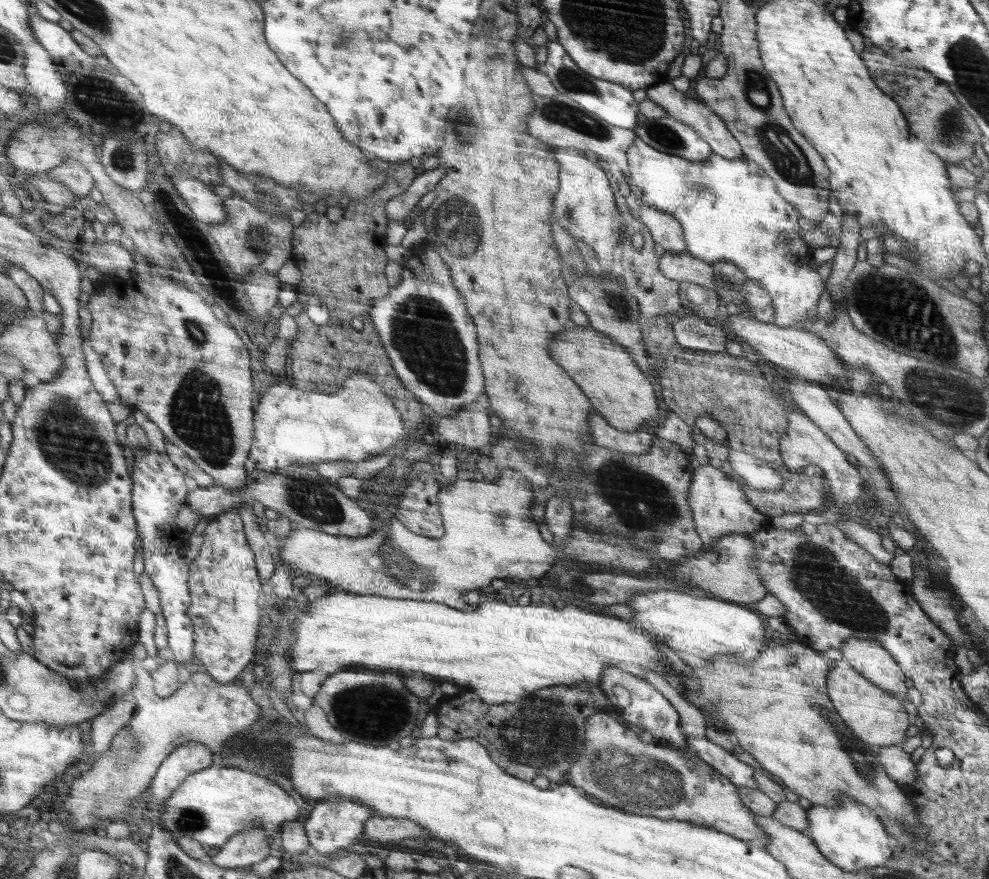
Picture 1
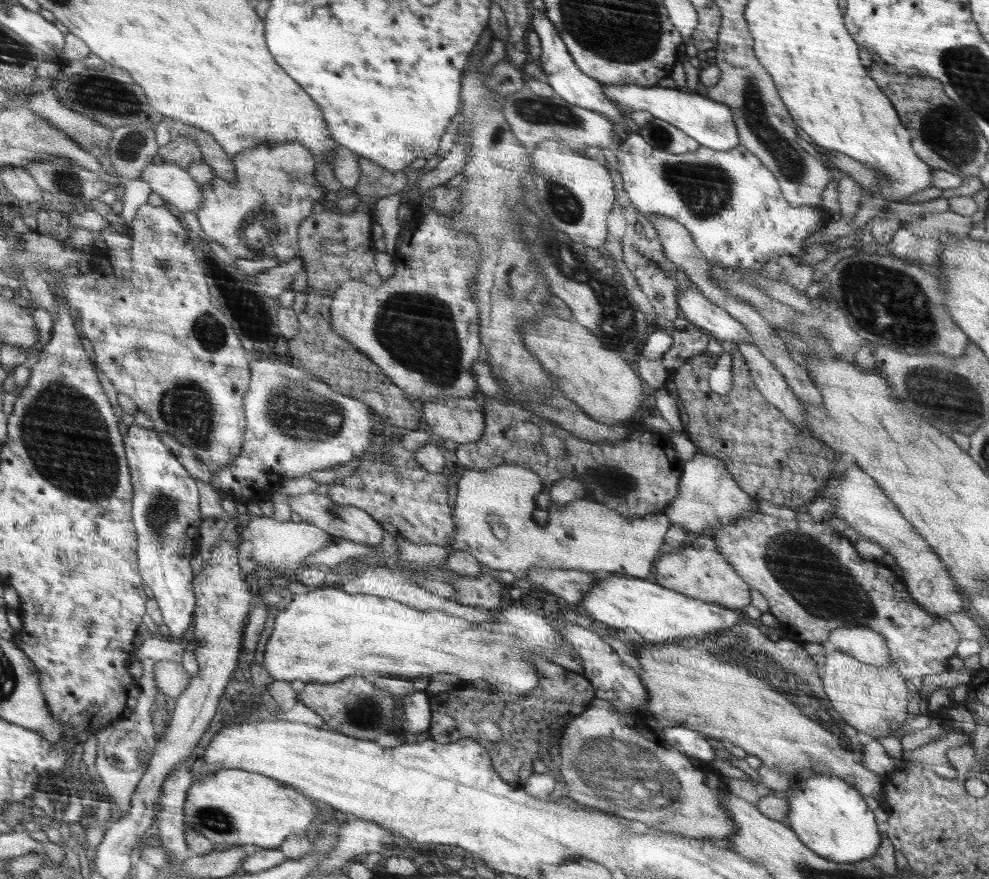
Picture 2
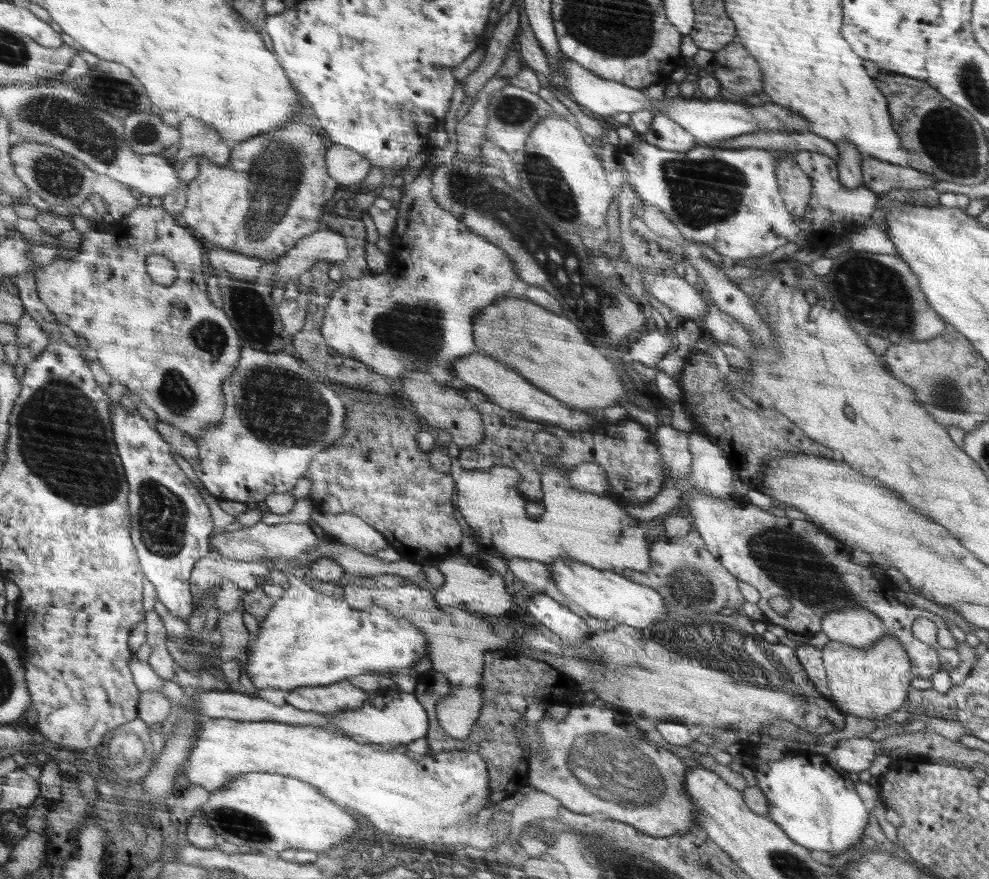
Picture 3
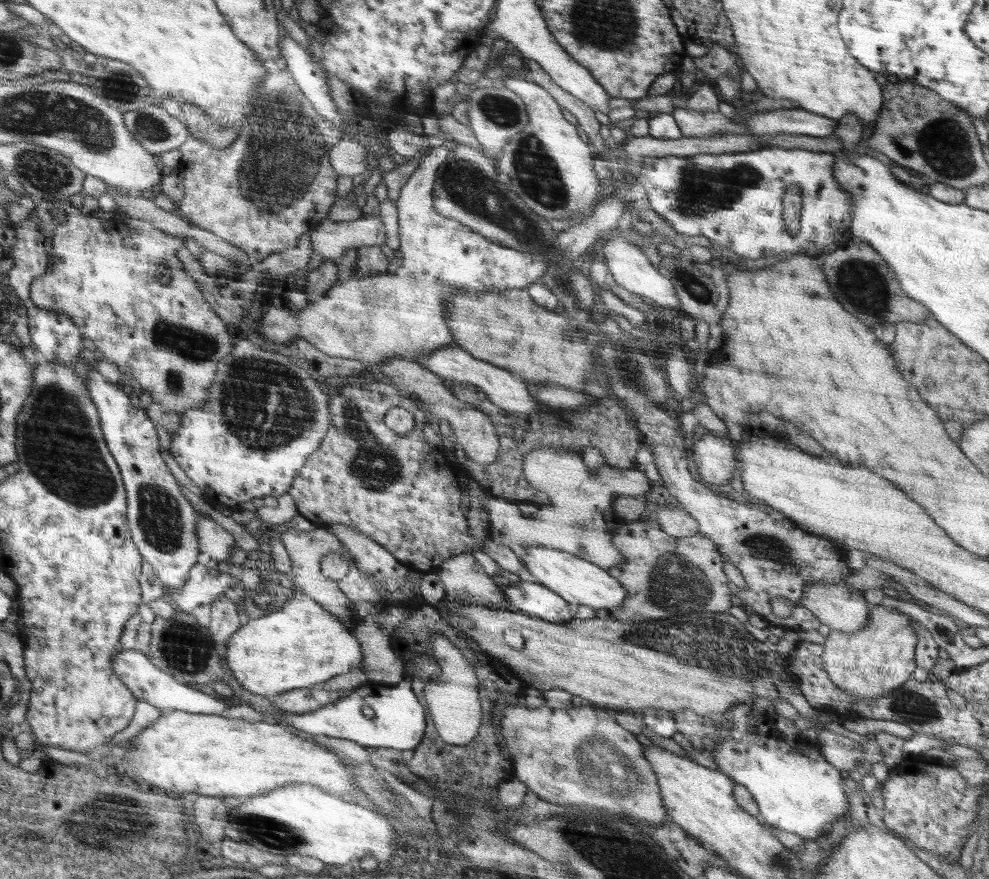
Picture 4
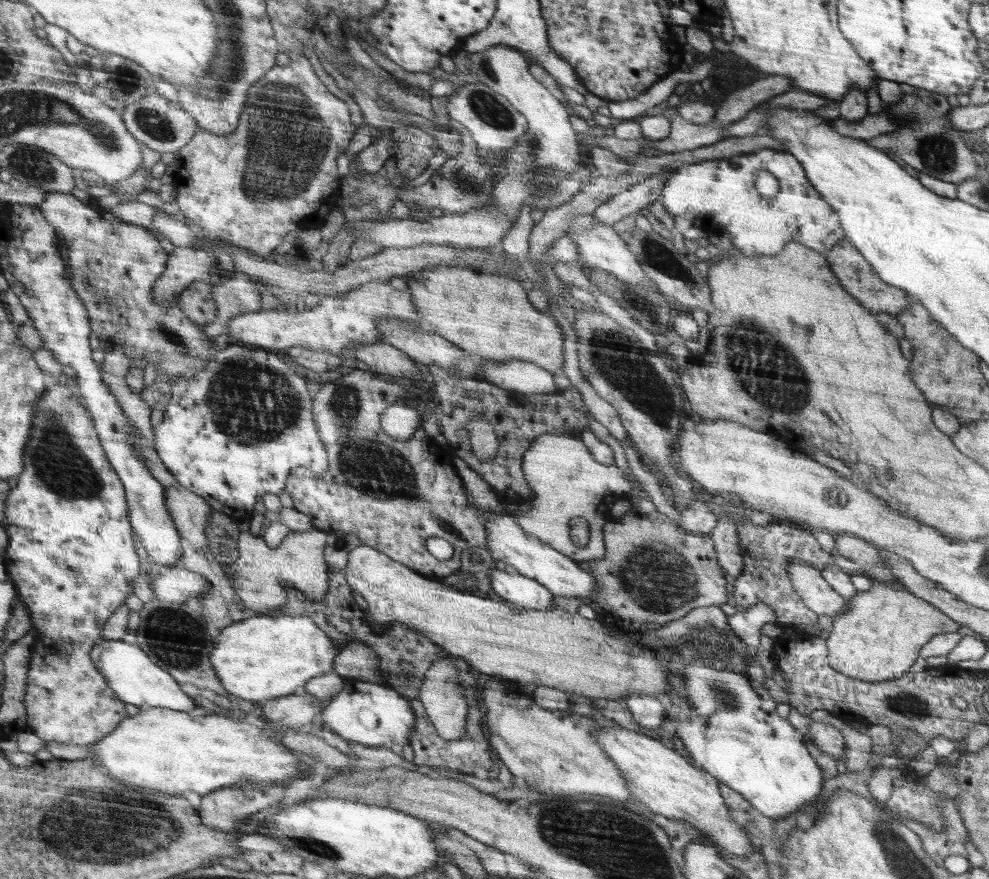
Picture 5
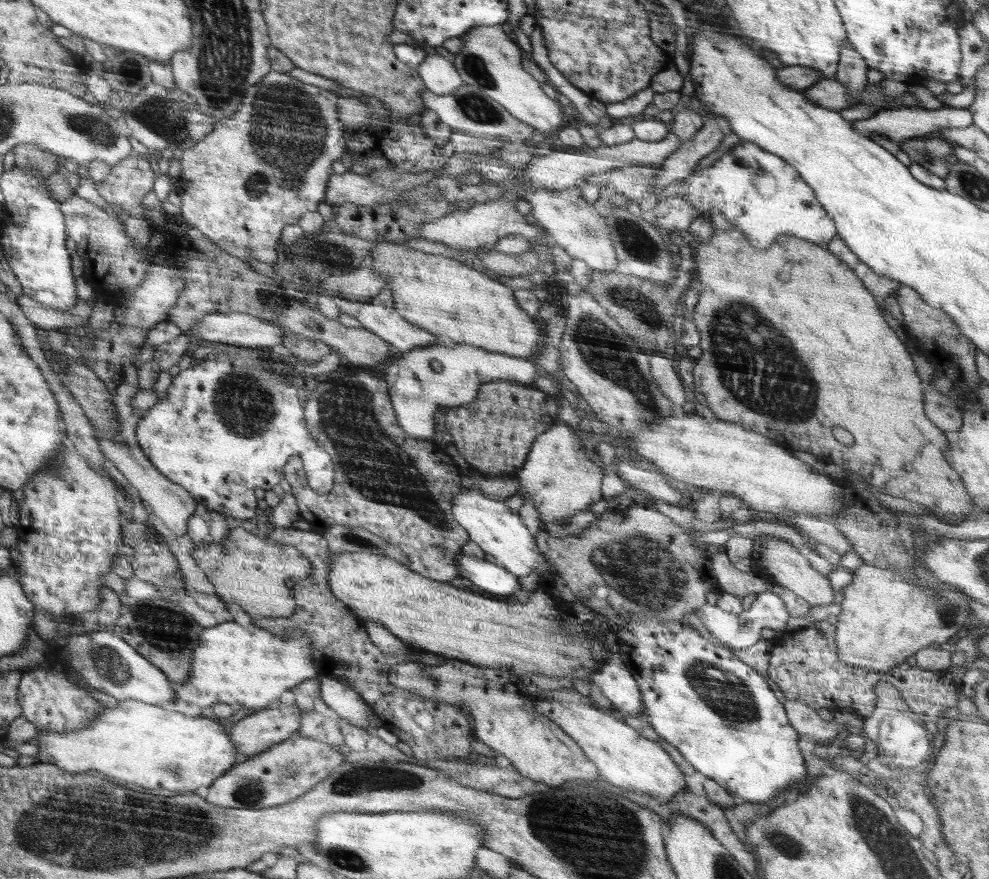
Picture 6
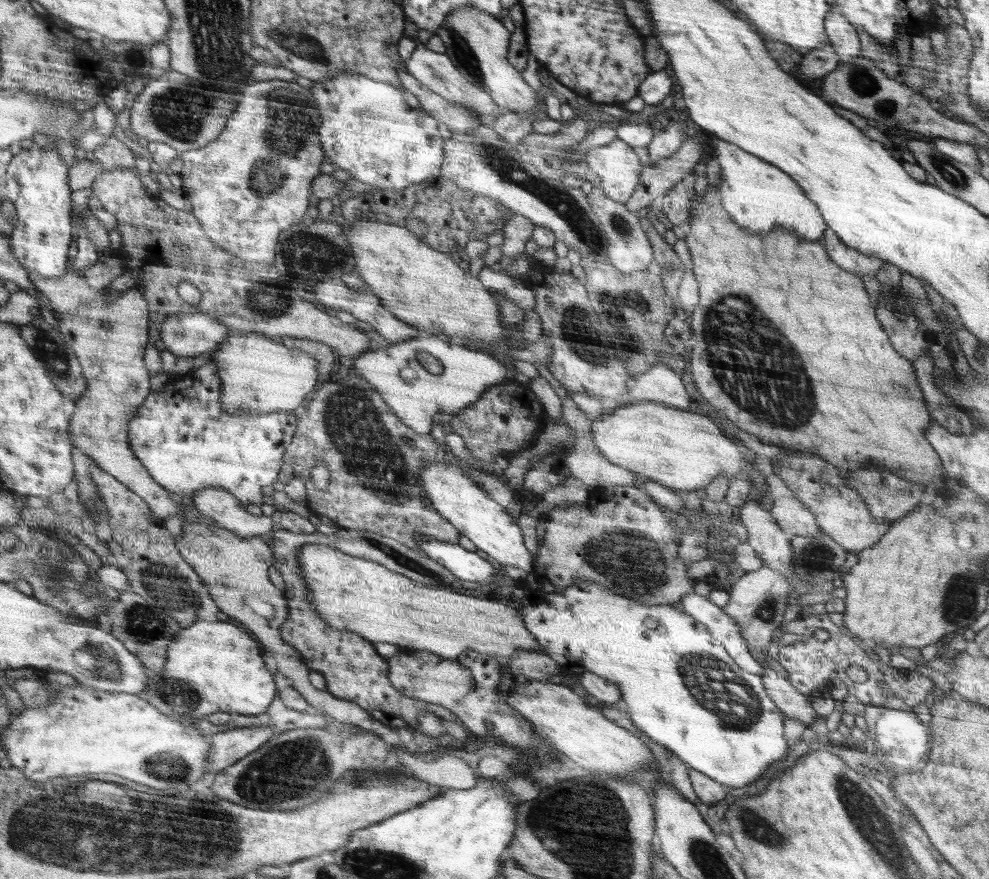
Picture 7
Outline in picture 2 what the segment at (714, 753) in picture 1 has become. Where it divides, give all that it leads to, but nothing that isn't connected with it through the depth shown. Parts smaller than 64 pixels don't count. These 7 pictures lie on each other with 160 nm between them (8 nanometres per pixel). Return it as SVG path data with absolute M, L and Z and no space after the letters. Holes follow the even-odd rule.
M673 726L663 729L662 740L676 750L684 754L691 754L692 757L708 761L717 759L714 755L714 748L706 741L706 736L685 726Z

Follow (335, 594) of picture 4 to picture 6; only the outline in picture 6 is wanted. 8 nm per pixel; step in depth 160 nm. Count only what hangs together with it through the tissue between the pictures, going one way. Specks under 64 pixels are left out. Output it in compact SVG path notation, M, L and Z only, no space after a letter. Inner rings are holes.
M242 527L230 529L219 543L198 543L190 553L214 584L215 594L224 601L225 607L238 604L252 619L292 616L294 600L284 581L305 579L312 572L309 560L294 545L284 544L282 549L274 543L270 546Z

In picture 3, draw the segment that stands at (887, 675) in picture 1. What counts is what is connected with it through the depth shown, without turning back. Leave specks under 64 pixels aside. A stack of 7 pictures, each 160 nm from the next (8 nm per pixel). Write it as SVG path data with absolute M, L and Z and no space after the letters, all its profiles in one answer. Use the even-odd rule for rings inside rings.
M853 606L826 614L822 630L830 641L838 641L856 648L868 648L888 634L883 619L865 606Z

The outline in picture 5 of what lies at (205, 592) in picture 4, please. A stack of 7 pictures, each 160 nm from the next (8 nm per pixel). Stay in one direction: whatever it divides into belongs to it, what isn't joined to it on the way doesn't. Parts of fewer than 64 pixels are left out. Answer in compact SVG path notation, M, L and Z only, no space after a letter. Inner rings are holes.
M172 567L164 575L157 575L150 581L153 595L164 603L184 604L190 596L200 596L212 589L206 577L196 572L188 572L184 567Z

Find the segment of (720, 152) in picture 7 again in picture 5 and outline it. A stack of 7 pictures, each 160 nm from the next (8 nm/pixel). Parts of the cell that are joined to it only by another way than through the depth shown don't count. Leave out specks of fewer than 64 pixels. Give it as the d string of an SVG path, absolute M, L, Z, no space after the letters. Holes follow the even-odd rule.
M762 149L680 167L667 176L660 200L674 218L676 216L686 218L690 220L691 226L701 228L709 235L718 231L728 232L733 248L744 252L746 256L754 257L756 254L774 256L786 246L786 242L792 240L812 247L826 256L827 252L845 237L837 211L815 189L799 159L784 150ZM758 171L768 171L778 178L779 191L774 200L764 200L756 192L754 181Z

